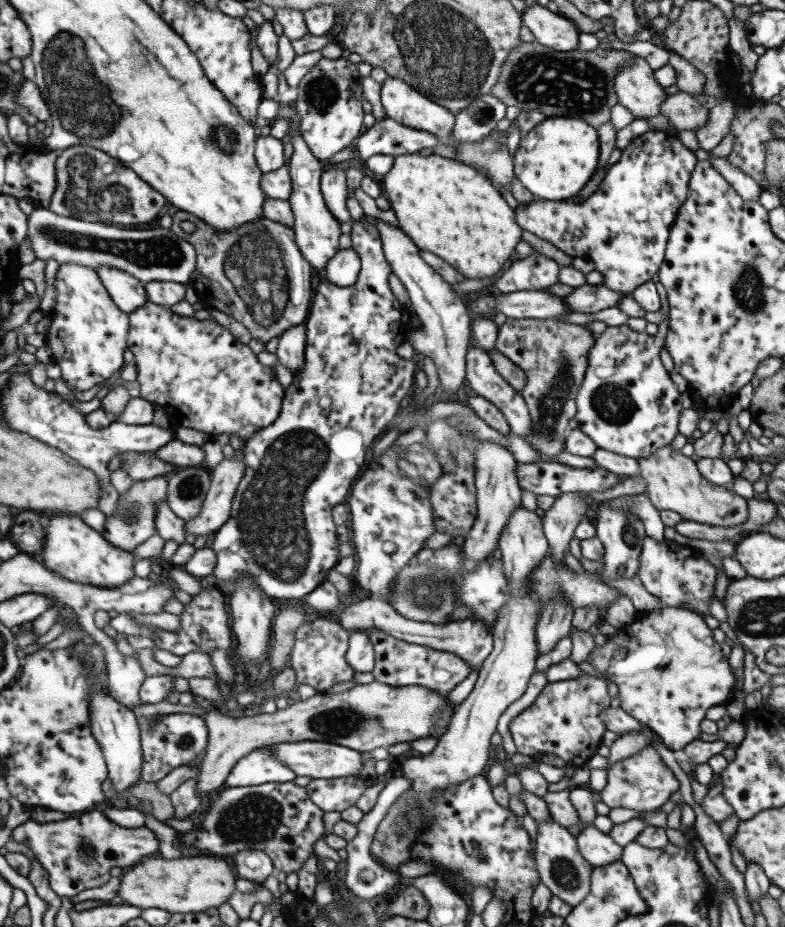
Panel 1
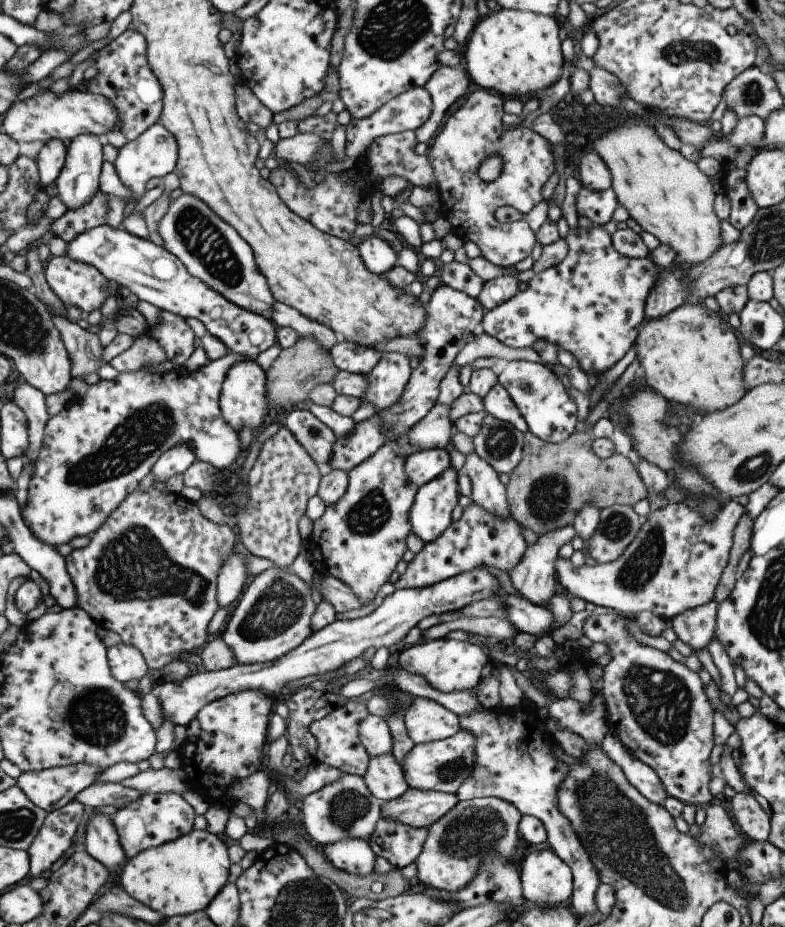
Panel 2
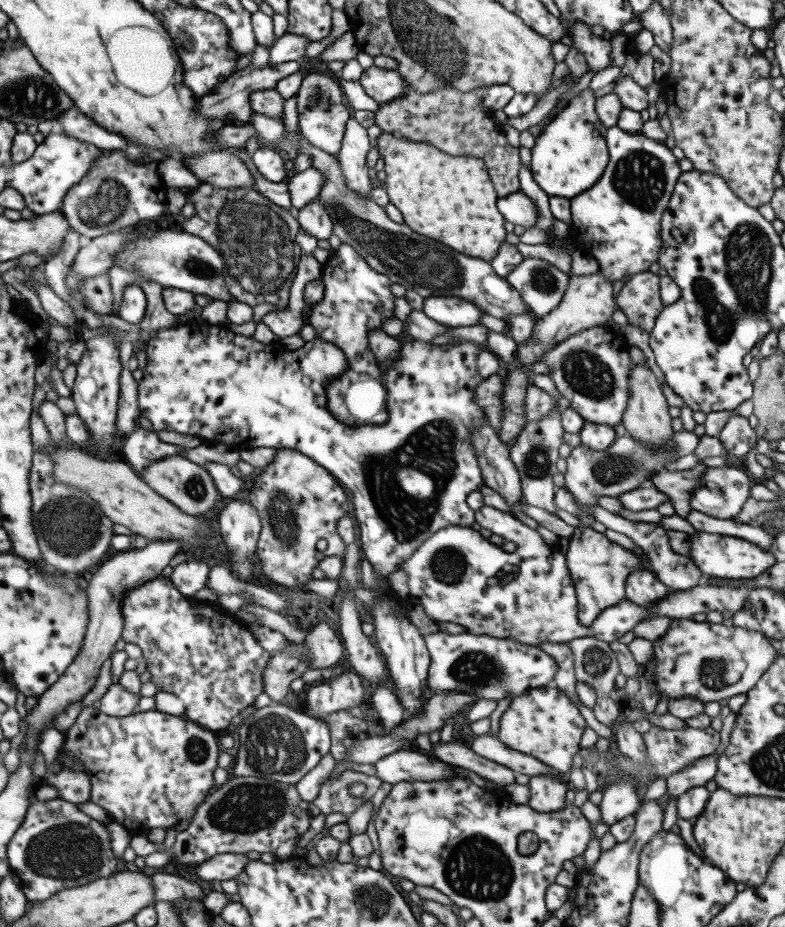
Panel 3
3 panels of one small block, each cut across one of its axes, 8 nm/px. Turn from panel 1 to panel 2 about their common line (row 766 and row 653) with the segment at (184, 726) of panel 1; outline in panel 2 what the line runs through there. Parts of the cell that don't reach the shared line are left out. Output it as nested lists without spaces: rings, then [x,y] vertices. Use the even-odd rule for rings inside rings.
[[[154,484],[148,490],[142,490],[138,487],[132,494],[128,494],[122,500],[122,504],[104,520],[104,524],[92,533],[91,537],[92,540],[86,548],[74,549],[65,557],[65,566],[72,584],[74,584],[76,596],[78,596],[76,607],[84,610],[99,627],[113,631],[121,643],[138,648],[142,652],[146,665],[153,669],[157,675],[166,664],[180,660],[179,655],[181,653],[193,654],[199,652],[206,645],[208,635],[210,636],[208,625],[222,606],[218,601],[216,592],[218,570],[230,558],[230,552],[235,548],[236,536],[232,530],[232,525],[220,525],[211,522],[208,518],[202,516],[202,512],[198,510],[195,502],[186,500],[179,494],[166,492],[161,485]]]

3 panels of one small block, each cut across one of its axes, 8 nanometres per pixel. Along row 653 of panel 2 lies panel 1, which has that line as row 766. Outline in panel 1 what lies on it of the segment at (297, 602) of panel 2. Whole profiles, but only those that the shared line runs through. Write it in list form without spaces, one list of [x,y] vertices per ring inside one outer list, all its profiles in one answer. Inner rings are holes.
[[[261,747],[236,762],[223,786],[242,787],[266,782],[290,782],[296,777],[296,772],[285,766],[277,758],[277,754]]]

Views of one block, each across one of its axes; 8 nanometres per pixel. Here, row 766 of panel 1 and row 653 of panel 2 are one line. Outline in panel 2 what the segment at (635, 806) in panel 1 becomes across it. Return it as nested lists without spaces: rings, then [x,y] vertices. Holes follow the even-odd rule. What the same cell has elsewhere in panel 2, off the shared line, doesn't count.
[[[614,611],[590,613],[584,621],[584,635],[593,642],[604,642],[611,655],[610,663],[603,667],[603,699],[606,704],[606,723],[609,734],[615,735],[631,754],[650,766],[662,782],[667,795],[684,804],[705,808],[713,796],[709,790],[712,765],[710,755],[714,744],[714,709],[705,693],[699,674],[684,664],[672,660],[662,650],[644,646],[628,632],[630,619]]]

